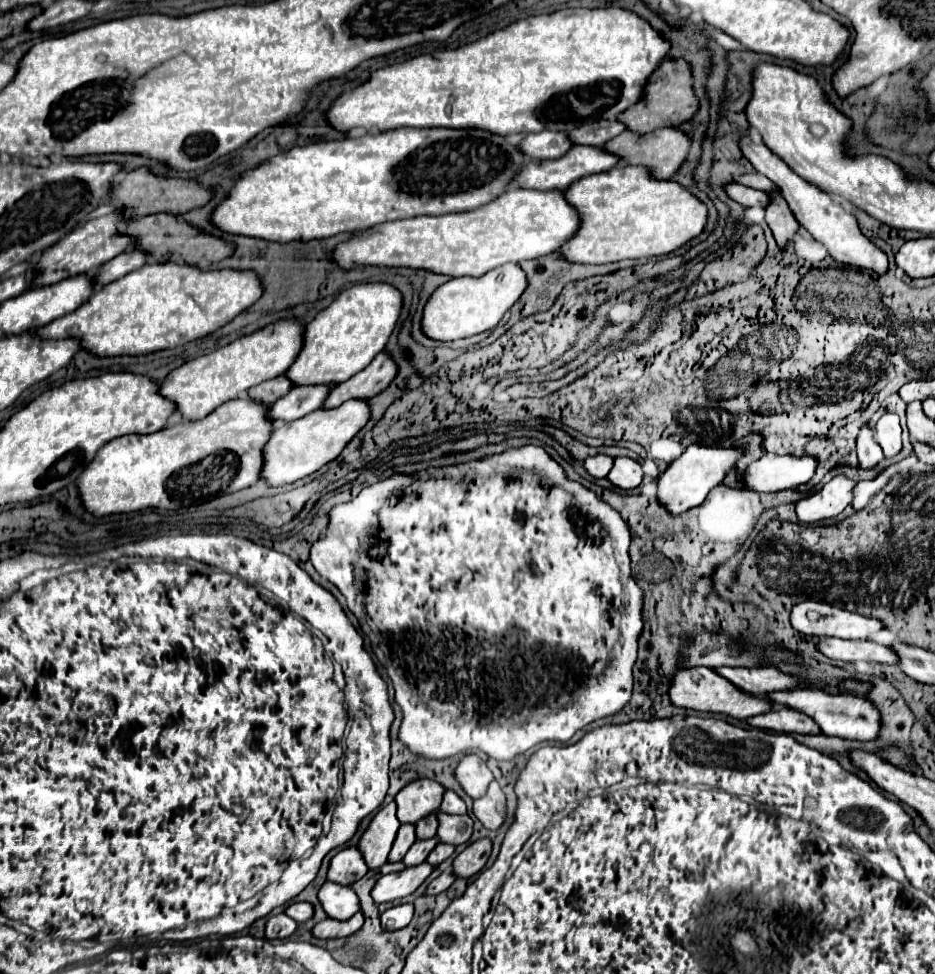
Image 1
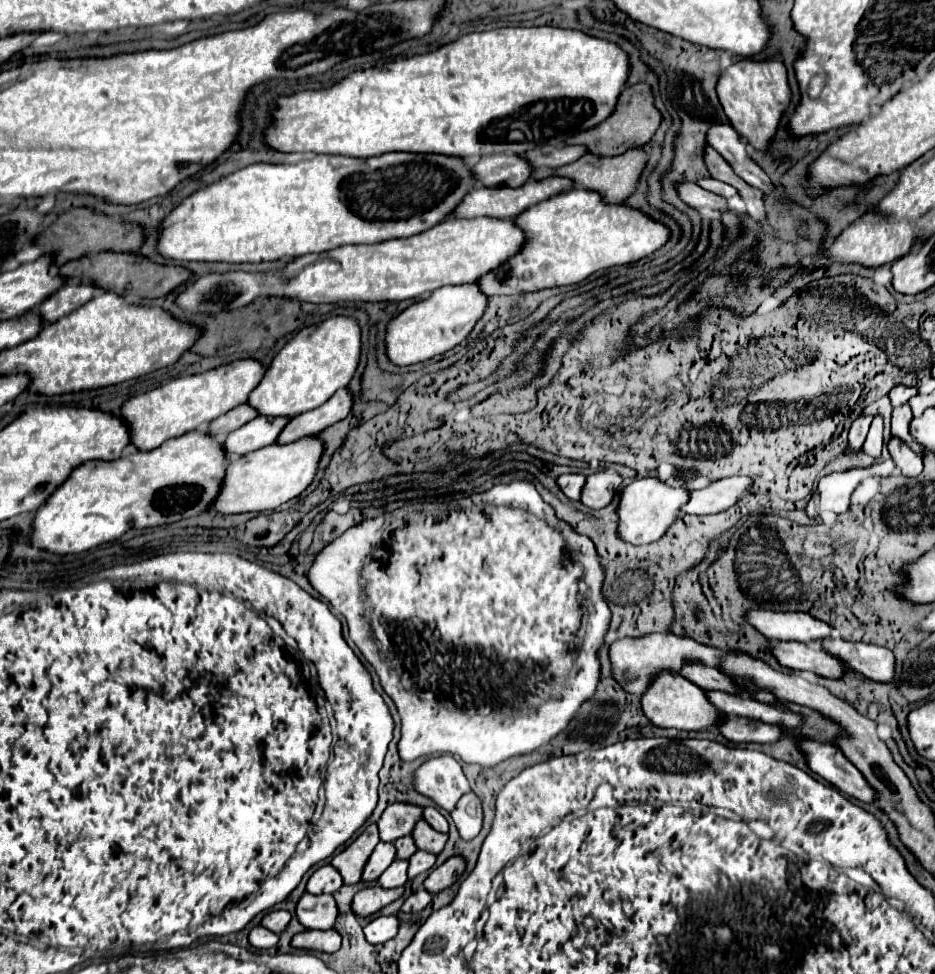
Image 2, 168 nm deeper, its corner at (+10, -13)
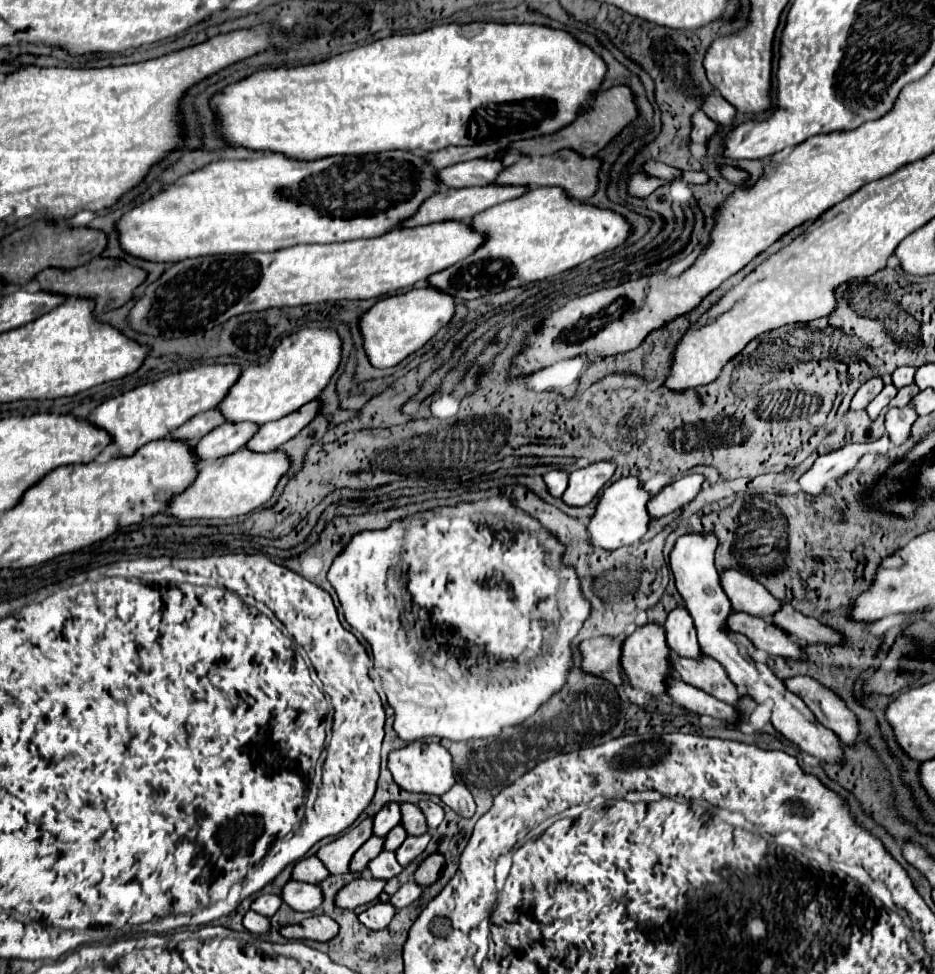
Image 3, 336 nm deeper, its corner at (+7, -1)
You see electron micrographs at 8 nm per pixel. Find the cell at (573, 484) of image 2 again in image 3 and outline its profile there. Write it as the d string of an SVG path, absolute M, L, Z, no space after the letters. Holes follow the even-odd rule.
M551 470L551 472L547 472L545 476L543 476L543 482L545 482L545 488L547 488L547 492L551 494L551 496L555 496L555 498L559 498L561 494L563 494L563 490L567 488L567 472L563 472L563 470Z

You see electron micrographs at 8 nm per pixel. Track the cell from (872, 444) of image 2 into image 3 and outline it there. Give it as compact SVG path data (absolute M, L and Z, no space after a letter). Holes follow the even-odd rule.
M893 384L883 386L883 390L871 400L871 404L867 404L867 414L871 416L871 420L875 420L879 416L879 412L889 404L889 400L897 394L897 388Z

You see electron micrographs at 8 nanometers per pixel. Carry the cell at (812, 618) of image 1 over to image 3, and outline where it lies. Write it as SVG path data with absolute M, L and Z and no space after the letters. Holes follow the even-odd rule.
M727 568L721 572L721 588L731 600L733 610L747 612L751 616L765 616L765 620L777 612L781 604L767 592L767 588L763 588L761 582L737 568Z

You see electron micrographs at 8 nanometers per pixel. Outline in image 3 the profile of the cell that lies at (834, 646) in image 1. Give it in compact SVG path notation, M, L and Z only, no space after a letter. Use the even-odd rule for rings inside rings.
M731 612L731 616L727 616L727 628L747 636L757 650L765 650L771 656L803 654L797 642L791 642L791 638L783 630L779 630L771 622L765 622L763 618L747 616L745 612Z

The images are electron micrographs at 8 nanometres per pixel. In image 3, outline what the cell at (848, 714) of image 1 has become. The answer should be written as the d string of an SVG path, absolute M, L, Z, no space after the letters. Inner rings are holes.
M671 654L669 664L683 682L715 696L717 700L737 704L737 700L741 698L735 684L731 684L727 674L723 672L723 666L717 660L711 660L711 656L707 654L699 656L699 660L687 660L683 656Z

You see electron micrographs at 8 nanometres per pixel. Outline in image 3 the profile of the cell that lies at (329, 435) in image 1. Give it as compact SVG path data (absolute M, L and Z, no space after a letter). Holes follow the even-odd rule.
M241 448L235 454L223 456L219 460L207 460L199 464L199 476L195 476L191 488L185 488L171 504L167 504L165 514L177 520L197 520L197 518L237 518L253 512L263 502L267 502L277 486L279 478L289 470L289 460L281 450L269 454L255 454Z

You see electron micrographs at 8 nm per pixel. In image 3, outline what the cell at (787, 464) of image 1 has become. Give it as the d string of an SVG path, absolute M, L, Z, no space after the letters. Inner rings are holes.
M685 474L677 478L673 484L665 486L661 492L657 492L651 498L651 504L647 504L647 512L651 512L651 520L663 518L671 512L675 512L681 506L687 506L701 490L703 476L699 474Z

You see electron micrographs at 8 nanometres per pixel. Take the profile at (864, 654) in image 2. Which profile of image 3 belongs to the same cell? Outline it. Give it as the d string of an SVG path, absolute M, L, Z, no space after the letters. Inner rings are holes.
M783 602L779 612L771 616L773 624L779 624L793 640L803 644L839 644L843 638L831 628L819 624L815 618L807 618L797 612L791 604Z

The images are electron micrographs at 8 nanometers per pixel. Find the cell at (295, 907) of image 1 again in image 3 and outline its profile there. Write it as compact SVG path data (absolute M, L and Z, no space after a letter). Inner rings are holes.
M257 896L251 904L251 910L263 914L263 916L273 916L277 912L277 908L281 906L281 898L279 896Z

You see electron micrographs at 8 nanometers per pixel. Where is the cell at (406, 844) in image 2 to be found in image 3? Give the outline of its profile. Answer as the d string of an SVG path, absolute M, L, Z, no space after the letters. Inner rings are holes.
M395 826L395 828L391 828L391 832L385 836L383 848L385 848L385 850L397 850L399 844L401 844L405 838L407 838L407 832L405 832L401 826Z

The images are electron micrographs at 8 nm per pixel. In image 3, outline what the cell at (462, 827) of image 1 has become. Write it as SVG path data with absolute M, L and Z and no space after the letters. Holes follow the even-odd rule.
M409 802L401 804L401 826L405 828L409 836L419 836L427 832L423 812L415 804L409 804Z

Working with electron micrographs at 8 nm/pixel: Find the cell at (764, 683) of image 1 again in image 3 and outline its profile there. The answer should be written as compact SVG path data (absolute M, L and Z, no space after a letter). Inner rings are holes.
M679 606L679 608L671 610L663 628L667 634L667 646L671 648L671 652L675 652L683 658L685 656L687 658L699 658L701 648L697 644L695 626L693 626L691 614L687 612L687 608Z

